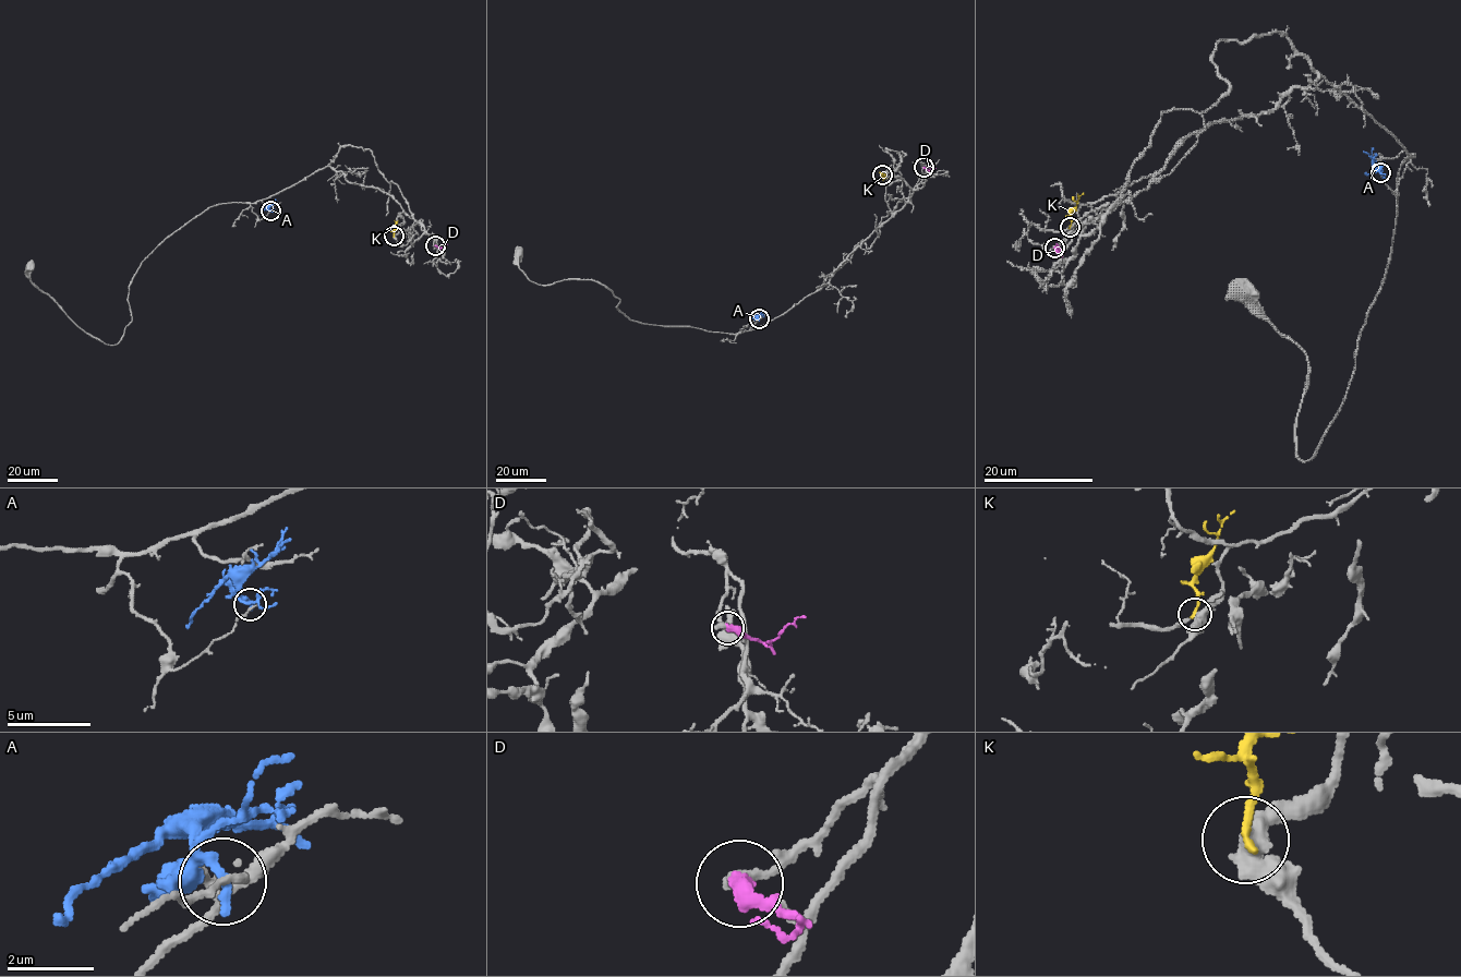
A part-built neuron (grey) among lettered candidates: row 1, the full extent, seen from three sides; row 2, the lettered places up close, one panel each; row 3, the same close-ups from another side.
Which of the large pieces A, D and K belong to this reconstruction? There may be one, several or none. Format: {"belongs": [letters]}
{"belongs": []}

